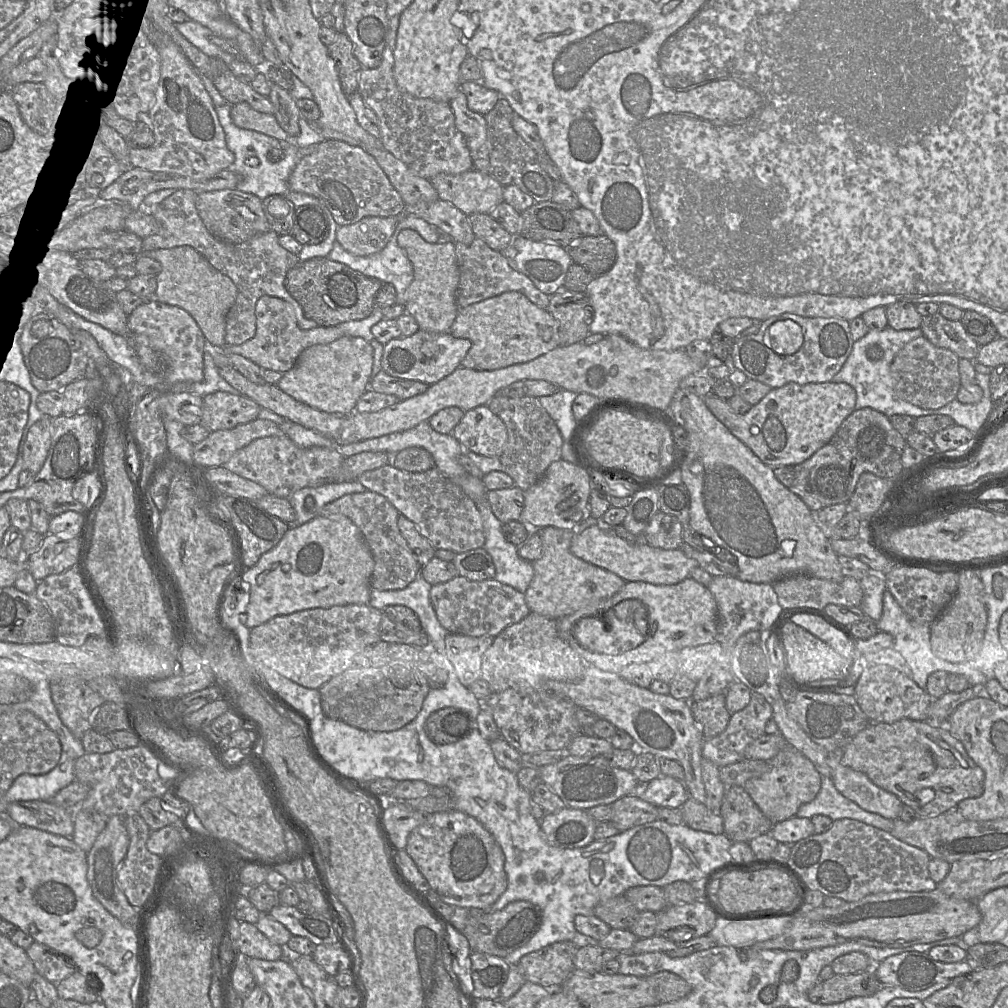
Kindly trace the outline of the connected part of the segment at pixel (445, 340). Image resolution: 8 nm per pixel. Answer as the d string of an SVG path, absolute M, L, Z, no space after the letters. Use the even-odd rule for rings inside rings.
M419 329L412 336L392 339L384 345L381 369L390 376L431 386L461 366L471 347L470 340L455 338L451 333L439 334Z

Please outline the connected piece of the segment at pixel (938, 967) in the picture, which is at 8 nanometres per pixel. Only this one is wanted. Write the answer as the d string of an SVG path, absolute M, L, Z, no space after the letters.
M908 951L890 956L874 966L874 973L883 986L896 986L905 990L924 990L945 979L965 976L973 970L965 961L957 963L942 963L931 959L927 952Z

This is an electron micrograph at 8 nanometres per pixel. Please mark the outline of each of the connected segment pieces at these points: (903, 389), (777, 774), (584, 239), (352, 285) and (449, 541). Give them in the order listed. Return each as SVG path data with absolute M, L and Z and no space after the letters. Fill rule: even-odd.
M924 336L909 341L890 366L895 394L920 408L934 409L948 404L956 399L960 388L959 359L954 352L934 346Z
M787 744L769 761L770 770L748 780L744 786L753 801L773 824L796 816L799 808L816 798L820 792L821 774L814 764L793 746Z
M604 234L582 236L567 249L573 262L583 266L594 276L607 273L616 262L616 245Z
M315 257L290 269L285 288L299 303L304 316L320 327L338 326L367 318L376 307L376 299L384 283L366 276L328 257Z
M388 463L364 472L357 481L367 490L387 498L400 514L416 525L436 550L451 550L459 554L484 547L486 537L477 504L437 467L426 472L413 473Z

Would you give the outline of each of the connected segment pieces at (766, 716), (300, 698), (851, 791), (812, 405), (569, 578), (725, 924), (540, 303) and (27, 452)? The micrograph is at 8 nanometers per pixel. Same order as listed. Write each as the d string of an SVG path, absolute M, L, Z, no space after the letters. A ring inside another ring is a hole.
M752 692L748 706L731 715L725 731L716 737L705 739L703 758L719 767L745 760L746 748L766 734L766 724L772 717L771 705L761 694Z
M419 572L415 580L401 590L381 591L371 589L369 605L372 607L383 611L388 606L401 605L416 613L423 631L432 640L432 650L434 651L431 653L430 661L448 673L446 685L441 689L431 688L416 718L398 730L362 730L344 722L329 719L323 713L318 689L304 687L264 666L259 661L254 660L253 667L263 676L272 689L311 719L314 742L322 756L336 769L367 784L380 778L392 778L397 781L422 780L431 786L446 786L451 791L450 797L455 800L455 809L476 818L493 835L505 855L504 869L507 874L508 885L490 910L486 911L501 910L508 903L517 900L532 902L542 911L542 924L534 937L526 945L504 958L509 965L518 964L523 956L550 944L560 941L578 941L578 933L574 925L575 917L593 914L593 910L599 903L612 897L622 896L630 888L647 885L665 887L676 881L695 882L704 878L713 868L731 860L729 850L732 841L725 834L694 830L684 823L671 825L658 819L605 839L593 840L582 848L564 849L555 847L546 840L540 821L532 814L531 793L520 786L517 774L499 765L493 754L491 742L481 735L478 728L468 737L452 744L441 745L431 741L425 733L424 726L427 718L433 712L445 707L456 707L466 711L476 719L482 710L482 701L460 682L453 664L445 654L445 637L448 632L440 624L432 606L431 587L432 585Z
M842 751L828 754L831 779L836 789L862 809L887 819L900 816L902 802L893 793L875 785L863 772L841 764Z
M833 381L807 384L790 382L782 387L772 388L765 397L751 406L744 414L734 412L728 400L714 393L708 394L703 399L712 414L773 470L781 466L797 465L810 458L830 441L842 422L856 409L855 389L847 383Z
M544 527L533 531L538 531L542 541L543 550L541 556L533 562L534 575L529 588L524 593L526 604L530 609L530 612L540 614L550 619L559 619L570 615L591 603L601 602L602 600L610 598L625 585L626 581L618 575L590 564L572 554L570 546L574 536L573 531L556 527Z
M791 917L756 920L728 920L717 918L715 927L708 934L716 946L746 949L757 942L781 935L792 921Z
M475 238L470 245L455 243L455 251L459 269L456 297L459 308L465 308L505 292L516 291L525 295L538 307L548 309L550 296L540 291L526 275L512 268L501 252L491 249L483 240Z
M43 416L28 430L23 450L23 469L37 474L46 460L51 444L52 419Z

